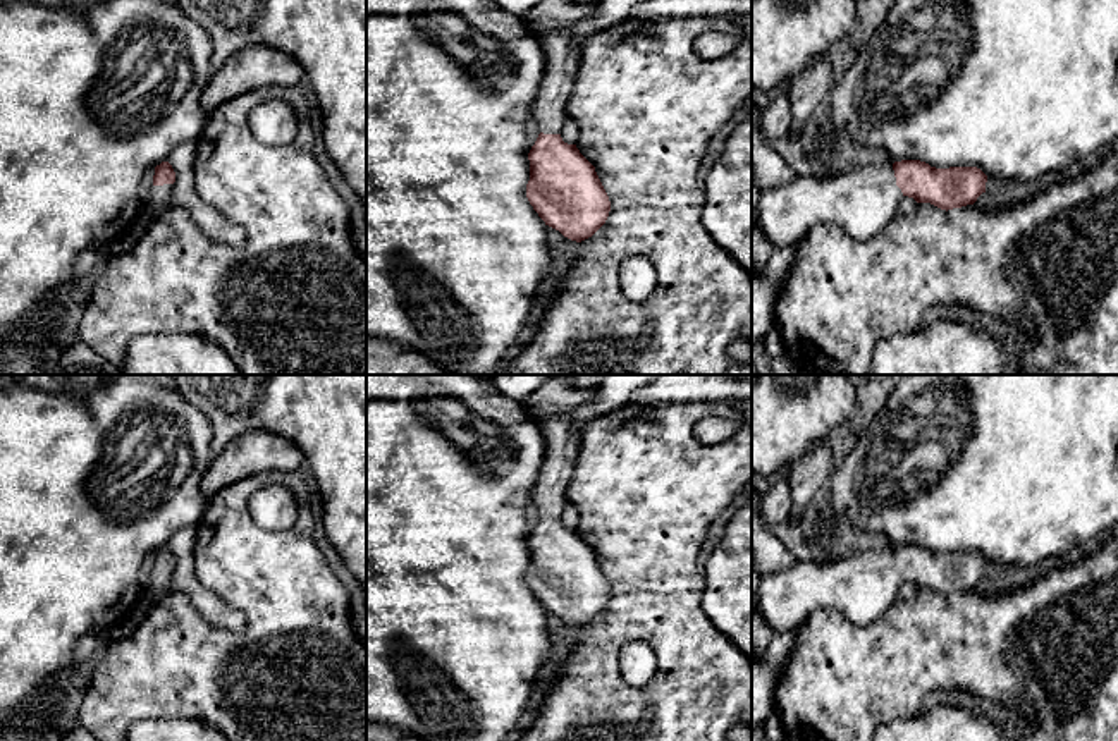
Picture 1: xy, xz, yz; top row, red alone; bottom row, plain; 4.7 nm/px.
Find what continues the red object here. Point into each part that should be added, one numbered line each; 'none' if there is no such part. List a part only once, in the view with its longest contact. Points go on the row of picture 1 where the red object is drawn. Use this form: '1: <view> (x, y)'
1: yz (864, 200)

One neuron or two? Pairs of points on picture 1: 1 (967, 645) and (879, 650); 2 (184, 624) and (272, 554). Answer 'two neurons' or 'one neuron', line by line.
1: one neuron
2: one neuron

